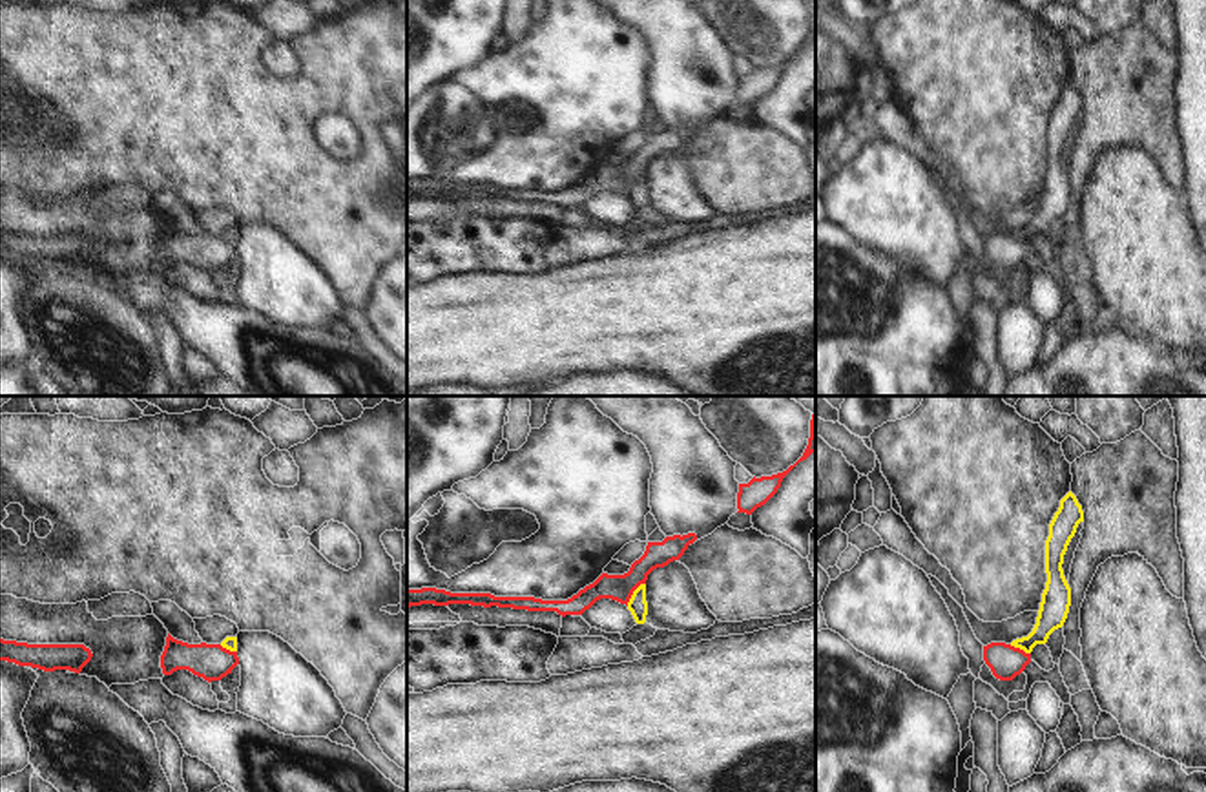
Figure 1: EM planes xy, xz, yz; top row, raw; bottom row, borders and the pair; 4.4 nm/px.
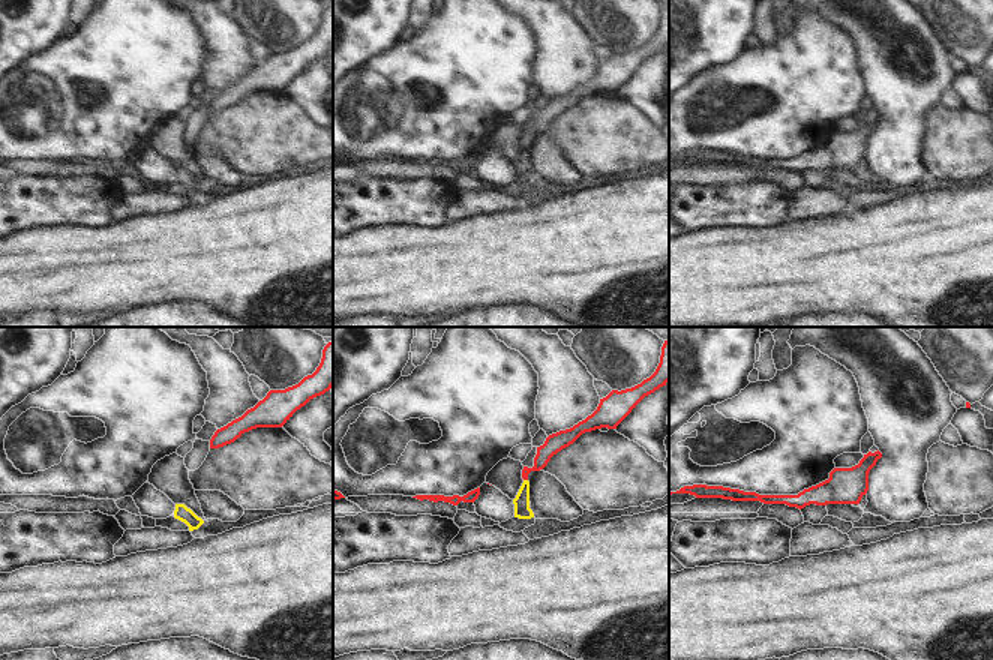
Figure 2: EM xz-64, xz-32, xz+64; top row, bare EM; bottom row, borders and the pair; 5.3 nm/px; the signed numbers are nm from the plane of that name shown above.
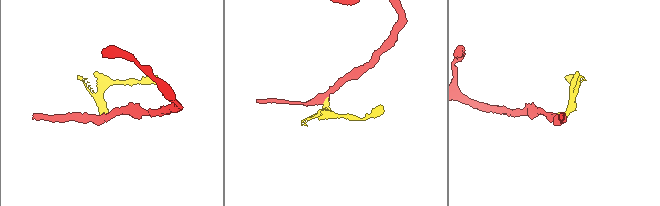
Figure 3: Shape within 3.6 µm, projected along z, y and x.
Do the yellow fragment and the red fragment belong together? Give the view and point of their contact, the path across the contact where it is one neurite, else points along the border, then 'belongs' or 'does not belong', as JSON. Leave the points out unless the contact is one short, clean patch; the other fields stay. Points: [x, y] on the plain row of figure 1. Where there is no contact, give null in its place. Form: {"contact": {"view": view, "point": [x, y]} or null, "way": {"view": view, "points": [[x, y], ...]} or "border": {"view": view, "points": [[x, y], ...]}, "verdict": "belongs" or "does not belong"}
{"contact": {"view": "xz", "point": [634, 185]}, "border": {"view": "xz", "points": [[644, 174], [626, 196]]}, "verdict": "does not belong"}

